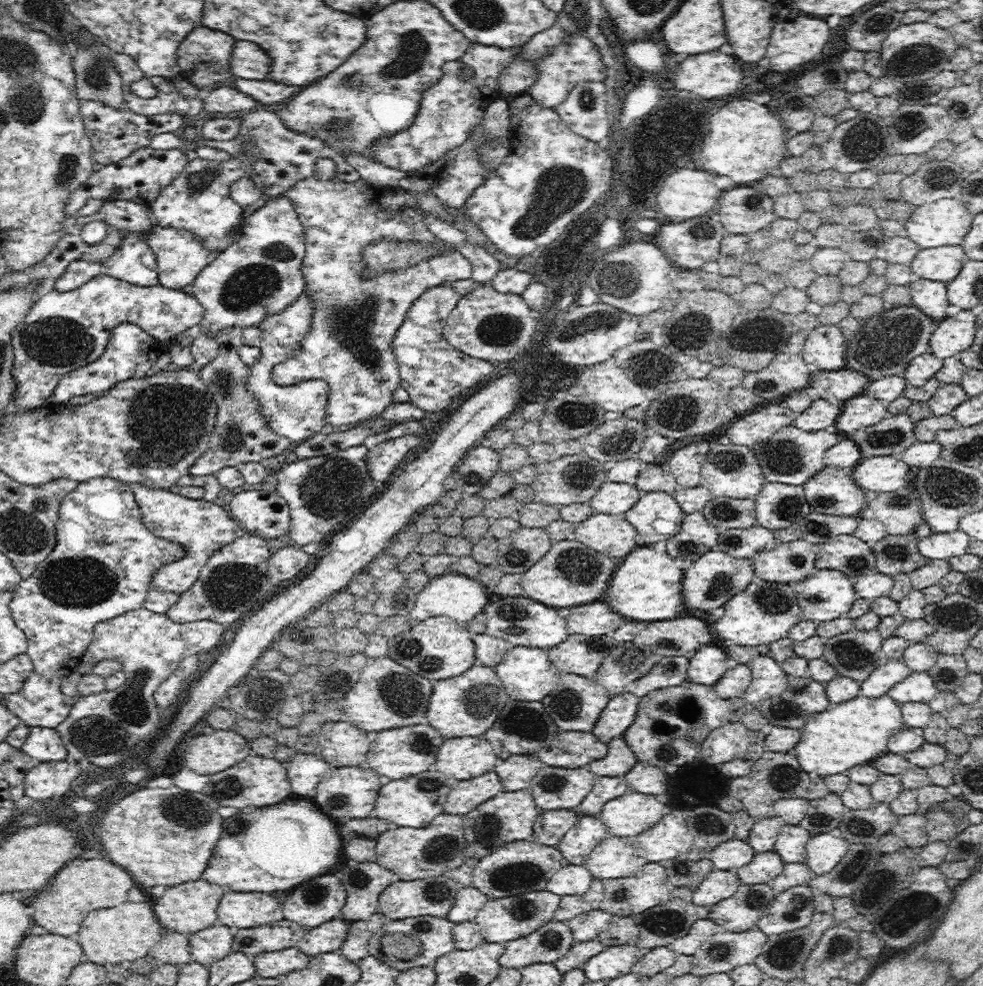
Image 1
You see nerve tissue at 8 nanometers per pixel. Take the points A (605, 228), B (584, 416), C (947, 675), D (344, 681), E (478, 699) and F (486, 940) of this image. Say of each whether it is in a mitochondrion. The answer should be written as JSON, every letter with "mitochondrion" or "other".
{"A":"other","B":"mitochondrion","C":"mitochondrion","D":"other","E":"mitochondrion","F":"other"}

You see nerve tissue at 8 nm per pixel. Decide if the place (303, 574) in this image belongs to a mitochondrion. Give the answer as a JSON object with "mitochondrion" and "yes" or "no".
{"mitochondrion":"no"}

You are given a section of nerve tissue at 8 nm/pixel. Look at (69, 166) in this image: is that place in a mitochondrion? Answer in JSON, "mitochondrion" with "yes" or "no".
{"mitochondrion":"yes"}

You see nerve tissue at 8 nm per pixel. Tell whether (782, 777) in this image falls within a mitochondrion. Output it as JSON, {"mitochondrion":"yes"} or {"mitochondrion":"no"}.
{"mitochondrion":"yes"}

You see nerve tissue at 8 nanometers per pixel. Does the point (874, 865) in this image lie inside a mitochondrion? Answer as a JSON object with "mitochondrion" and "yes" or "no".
{"mitochondrion":"no"}

